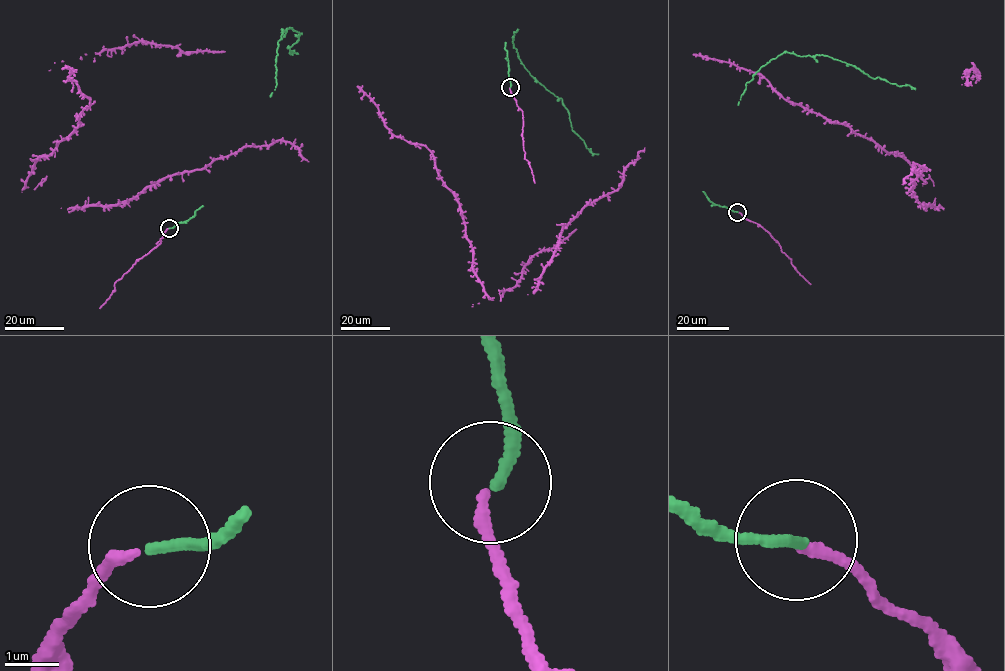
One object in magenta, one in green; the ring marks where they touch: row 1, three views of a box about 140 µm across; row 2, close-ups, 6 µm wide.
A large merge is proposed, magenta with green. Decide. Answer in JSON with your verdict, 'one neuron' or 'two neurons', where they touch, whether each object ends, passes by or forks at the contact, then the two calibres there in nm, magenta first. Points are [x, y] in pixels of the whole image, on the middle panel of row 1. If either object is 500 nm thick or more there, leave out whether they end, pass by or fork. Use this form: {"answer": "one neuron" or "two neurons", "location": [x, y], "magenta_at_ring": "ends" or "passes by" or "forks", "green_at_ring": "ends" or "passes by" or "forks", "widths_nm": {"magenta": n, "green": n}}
{"answer": "one neuron", "location": [510, 87], "magenta_at_ring": "ends", "green_at_ring": "ends", "widths_nm": {"magenta": 190, "green": 190}}

